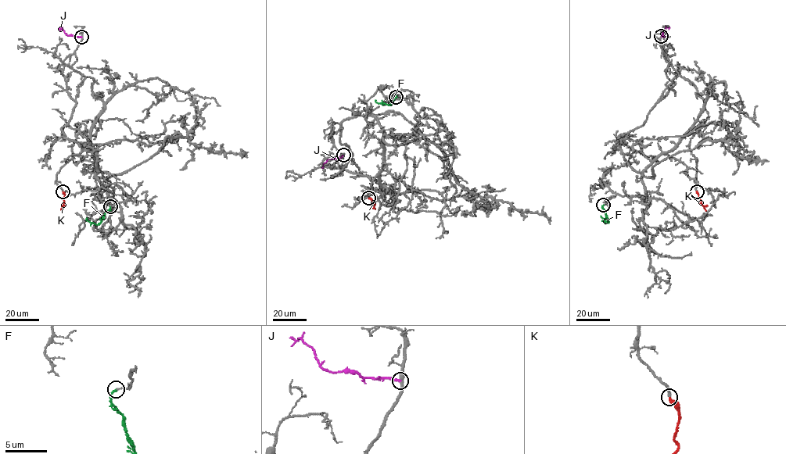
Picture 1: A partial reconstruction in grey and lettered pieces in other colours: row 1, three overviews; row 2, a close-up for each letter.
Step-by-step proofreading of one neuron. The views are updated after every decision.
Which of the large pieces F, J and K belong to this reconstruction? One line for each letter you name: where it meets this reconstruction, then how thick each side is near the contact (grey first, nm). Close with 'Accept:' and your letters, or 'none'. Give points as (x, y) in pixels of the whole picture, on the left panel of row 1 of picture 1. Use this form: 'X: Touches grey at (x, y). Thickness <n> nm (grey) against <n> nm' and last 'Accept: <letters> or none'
K: Touches grey at (62, 191). Thickness 200 nm (grey) against 300 nm
Accept: K

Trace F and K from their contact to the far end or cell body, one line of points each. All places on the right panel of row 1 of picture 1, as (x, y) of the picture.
F: (603, 205), (608, 223), (601, 216)
K: (696, 191), (706, 210)

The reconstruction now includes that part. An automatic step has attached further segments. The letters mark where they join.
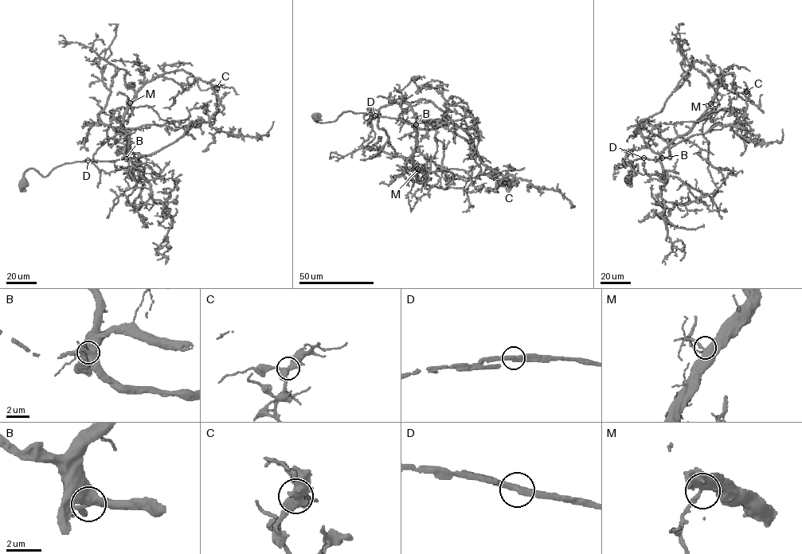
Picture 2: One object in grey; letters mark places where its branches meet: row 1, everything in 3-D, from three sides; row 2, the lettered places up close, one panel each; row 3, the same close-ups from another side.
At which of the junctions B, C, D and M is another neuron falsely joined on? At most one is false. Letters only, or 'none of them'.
none of them

